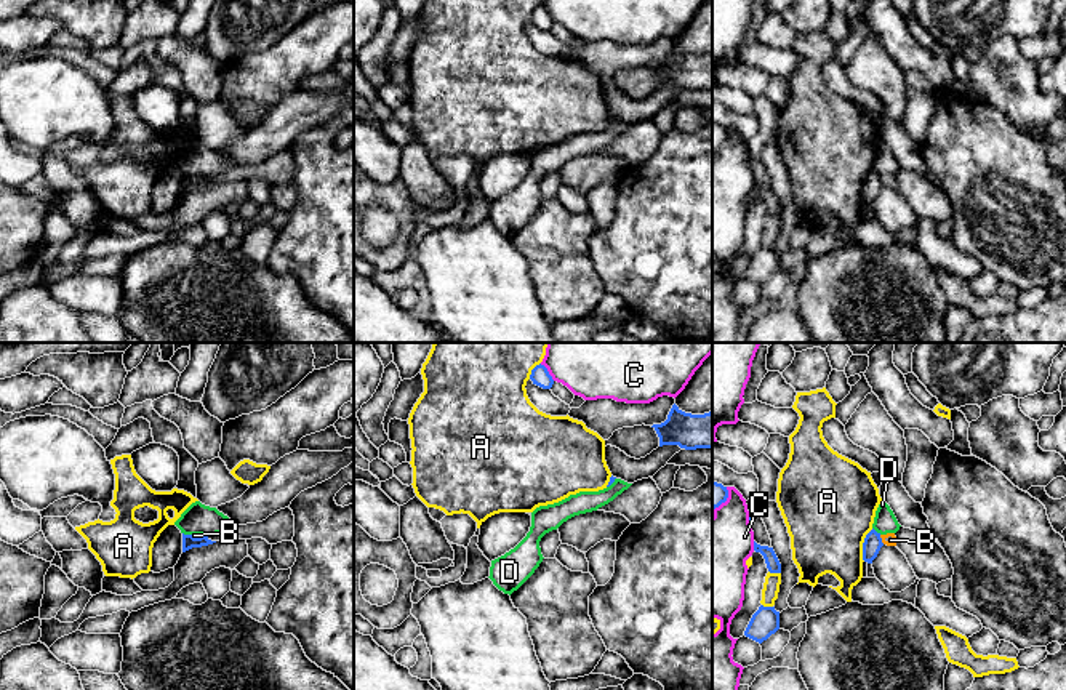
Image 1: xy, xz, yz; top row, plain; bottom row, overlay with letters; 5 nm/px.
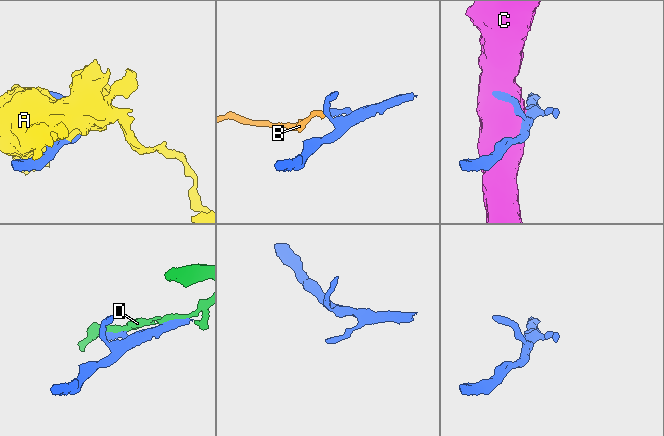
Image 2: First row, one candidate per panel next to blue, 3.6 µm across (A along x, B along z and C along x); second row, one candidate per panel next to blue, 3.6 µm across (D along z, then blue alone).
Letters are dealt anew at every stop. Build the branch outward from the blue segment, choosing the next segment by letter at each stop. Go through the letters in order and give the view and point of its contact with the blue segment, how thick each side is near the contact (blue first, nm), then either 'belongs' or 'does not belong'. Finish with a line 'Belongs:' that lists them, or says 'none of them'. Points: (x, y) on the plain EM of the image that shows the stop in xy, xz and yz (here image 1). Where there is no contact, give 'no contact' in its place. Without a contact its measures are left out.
A: meets blue in yz at (863, 186); 90 nm thick on the blue side, 460 nm on the other; does not belong
B: meets blue in yz at (881, 181); 90 nm thick on the blue side, 60 nm on the other; does not belong
C: meets blue in xz at (548, 13); 90 nm thick on the blue side, 200 nm on the other; does not belong
D: meets blue in xy at (188, 176); 70 nm thick on the blue side, 160 nm on the other; does not belong
Belongs: none of them

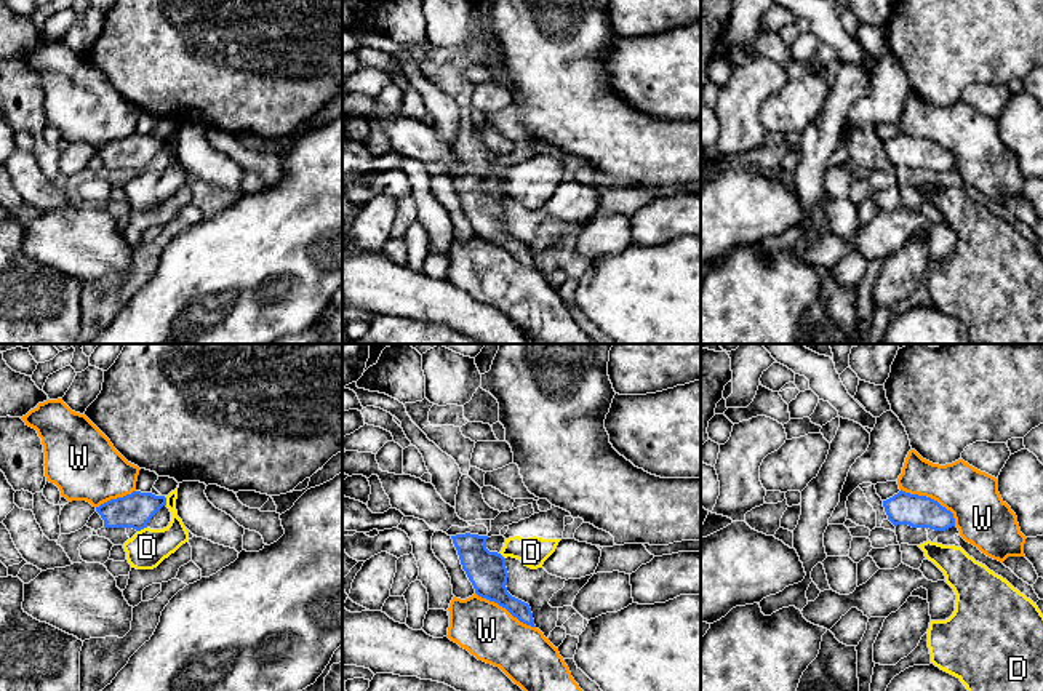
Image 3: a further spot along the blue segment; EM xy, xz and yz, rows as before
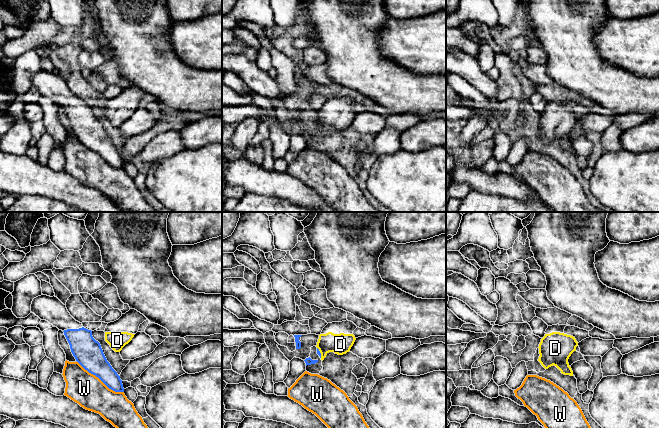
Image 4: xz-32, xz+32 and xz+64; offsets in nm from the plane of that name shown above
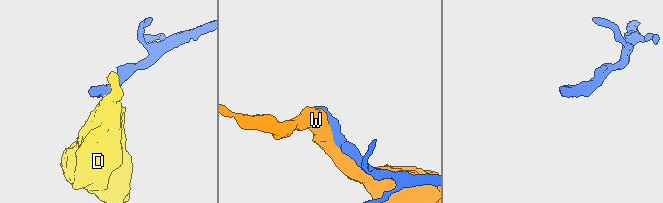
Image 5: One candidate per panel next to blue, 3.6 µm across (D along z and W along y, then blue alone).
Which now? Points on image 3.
D: meets blue in xy at (165, 143); 180 nm thick on the blue side, 190 nm on the other; does not belong
W: meets blue in yz at (933, 141); 160 nm thick on the blue side, 260 nm on the other; does not belong
Belongs: none of them

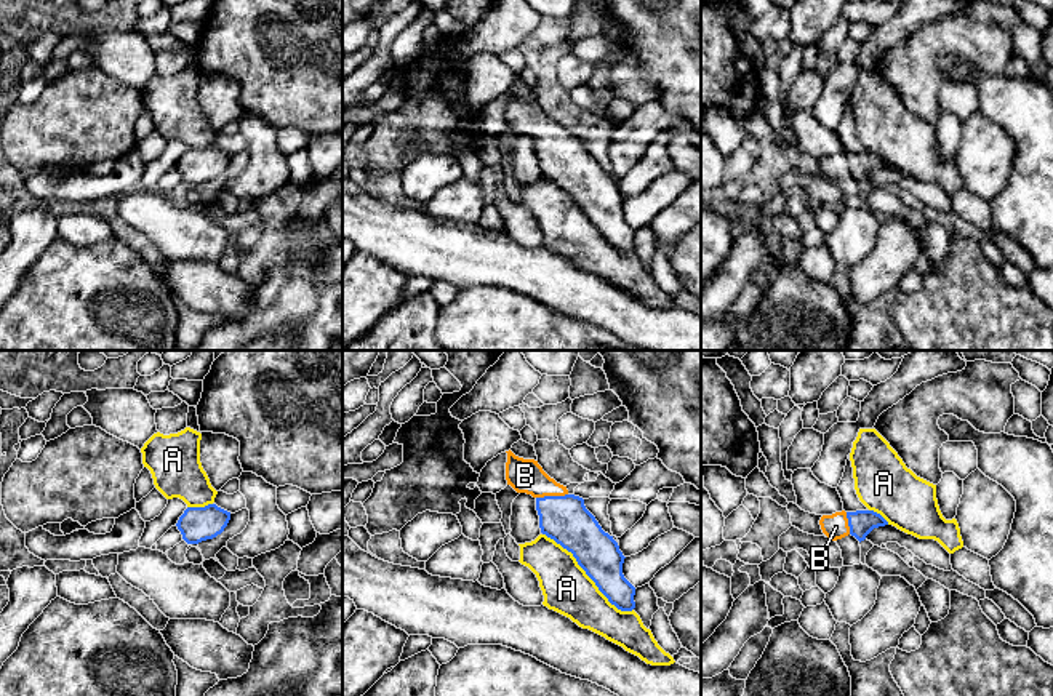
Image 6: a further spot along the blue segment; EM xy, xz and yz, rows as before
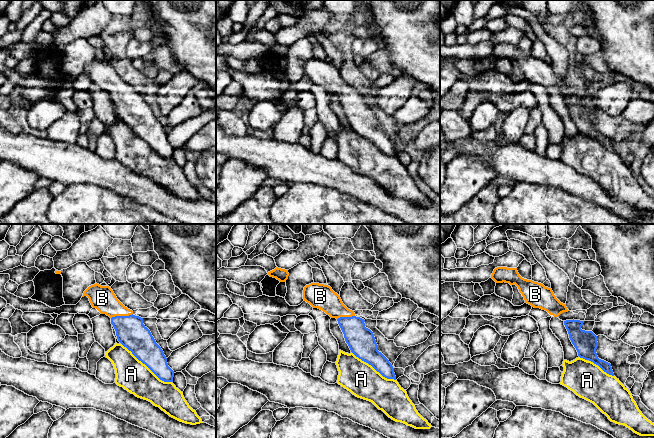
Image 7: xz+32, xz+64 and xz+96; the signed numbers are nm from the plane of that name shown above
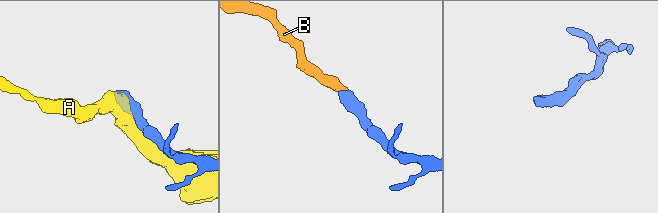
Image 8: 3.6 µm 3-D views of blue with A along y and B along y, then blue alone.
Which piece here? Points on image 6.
A: meets blue in xz at (586, 215); 220 nm thick on the blue side, 240 nm on the other; does not belong
B: meets blue in xz at (551, 138); 240 nm thick on the blue side, 180 nm on the other; belongs
Belongs: B

